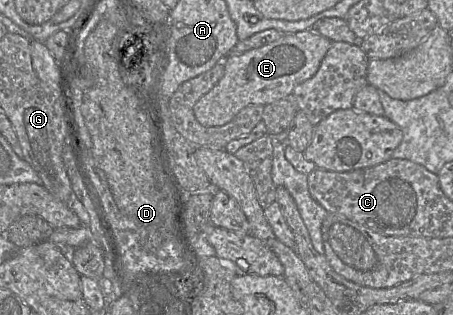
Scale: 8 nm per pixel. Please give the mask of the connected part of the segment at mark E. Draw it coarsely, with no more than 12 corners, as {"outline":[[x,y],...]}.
{"outline":[[303,30],[227,55],[193,107],[204,127],[292,94],[331,43]]}

